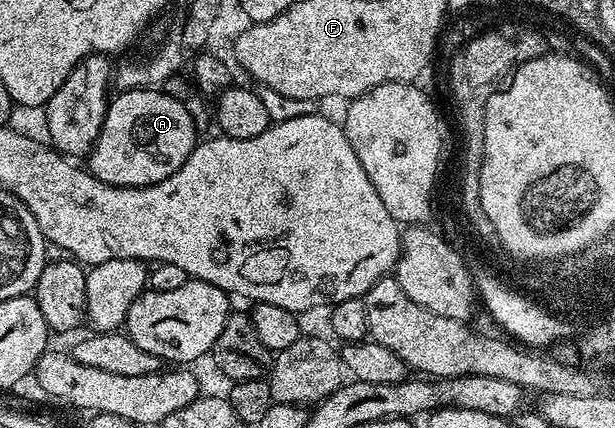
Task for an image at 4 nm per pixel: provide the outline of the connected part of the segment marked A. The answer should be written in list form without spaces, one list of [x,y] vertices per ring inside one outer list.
[[[136,87],[133,91],[119,91],[116,96],[107,104],[101,133],[89,152],[91,174],[114,187],[152,187],[157,181],[165,181],[165,177],[177,173],[197,142],[195,119],[190,109],[181,100],[166,95],[163,89]]]

